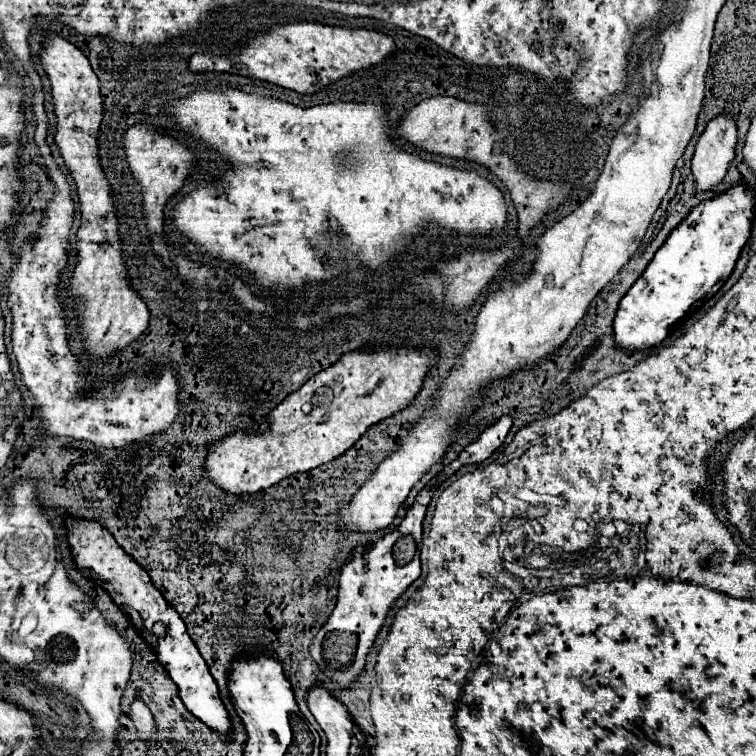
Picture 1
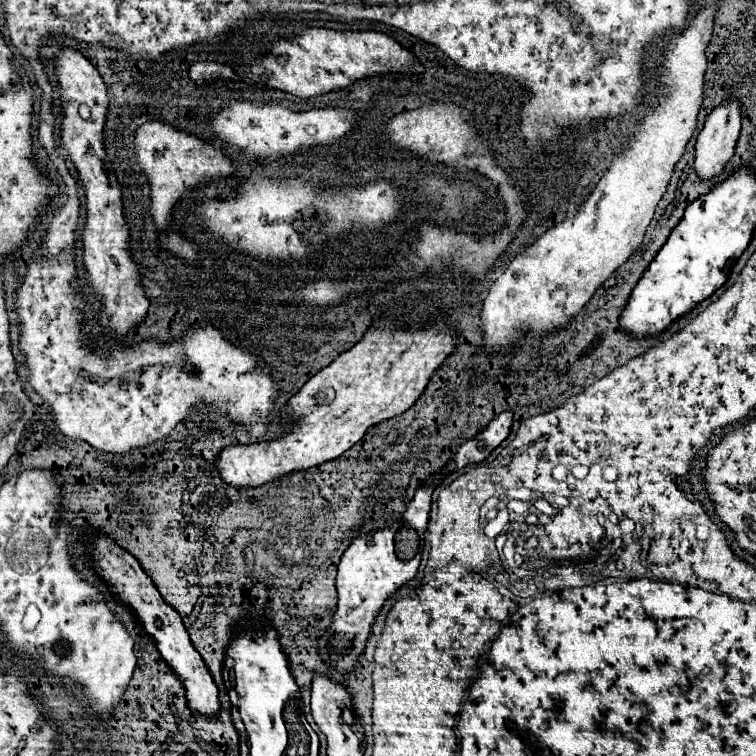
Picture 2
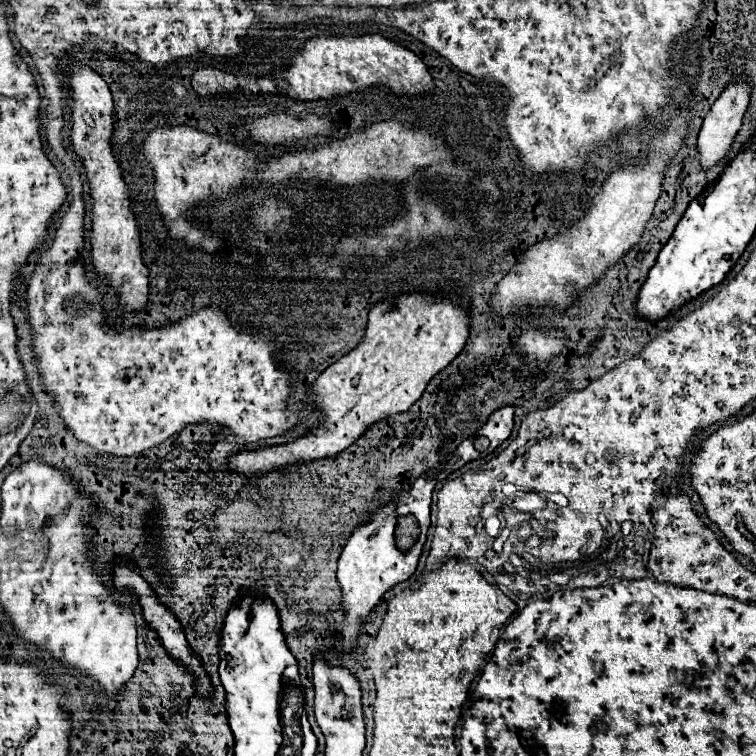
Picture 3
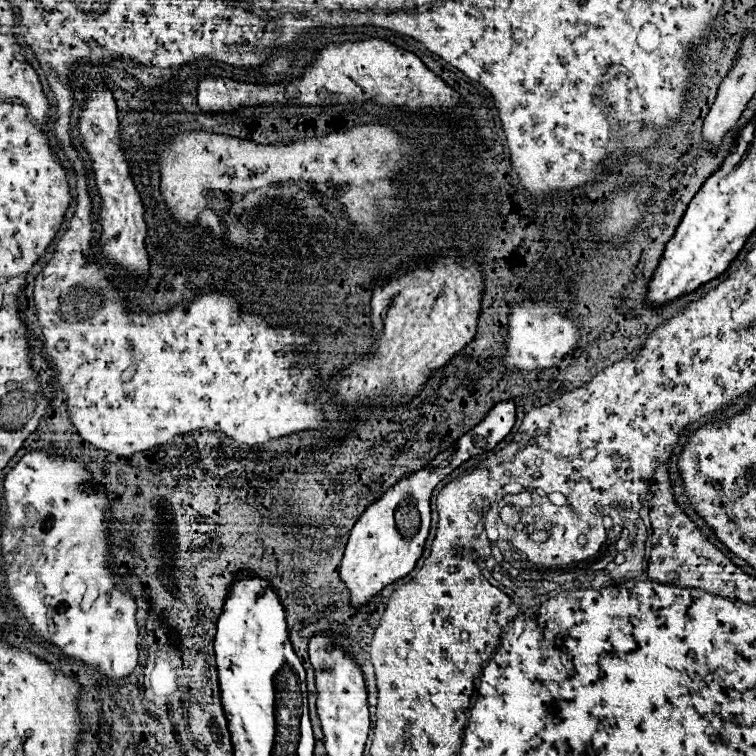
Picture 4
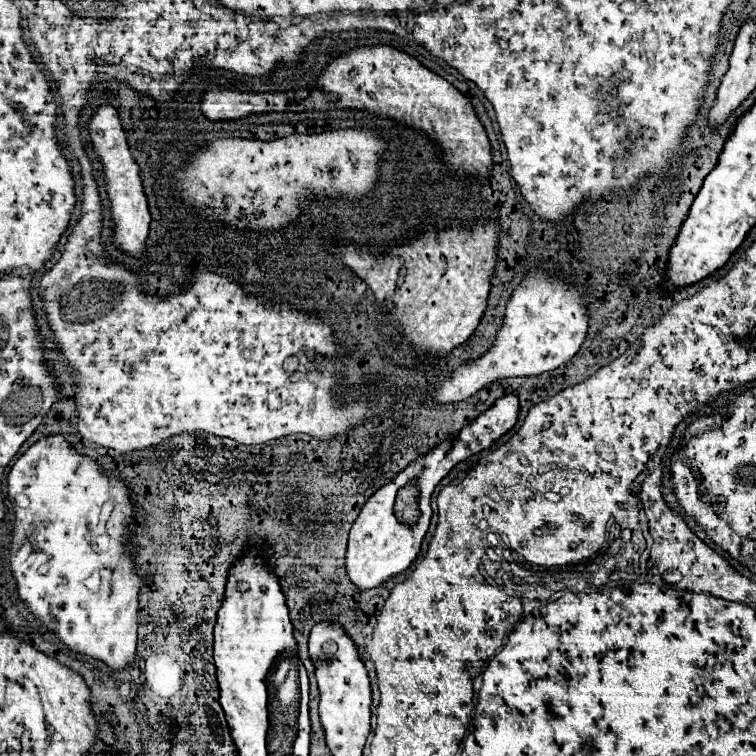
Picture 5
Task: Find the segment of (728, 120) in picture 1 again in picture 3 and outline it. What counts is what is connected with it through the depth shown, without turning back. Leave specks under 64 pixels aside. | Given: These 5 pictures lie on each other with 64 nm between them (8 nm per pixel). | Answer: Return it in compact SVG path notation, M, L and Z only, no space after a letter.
M732 82L724 88L724 92L718 96L718 100L714 102L714 106L710 108L708 116L704 118L704 124L700 128L700 134L698 134L698 150L700 150L700 162L704 168L712 168L716 166L730 150L730 144L736 136L736 132L740 130L742 126L742 118L744 118L744 112L746 112L746 106L750 102L750 84L748 82Z

